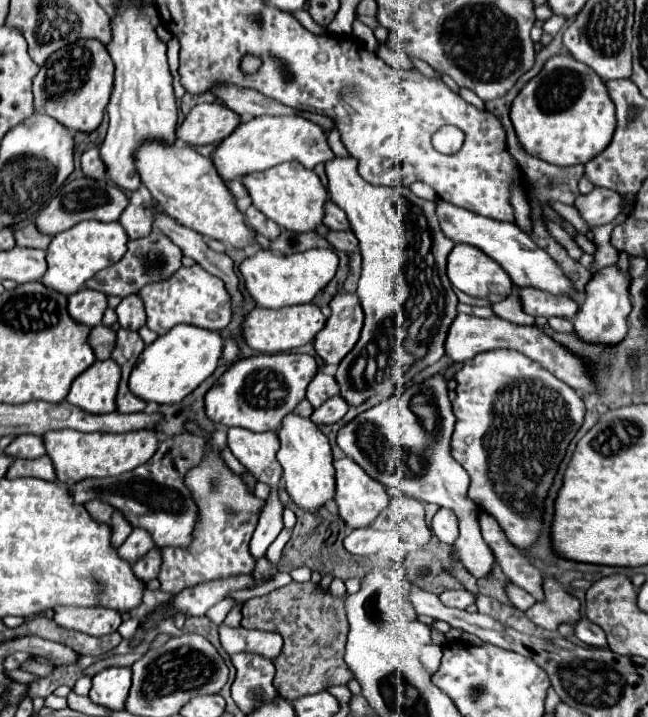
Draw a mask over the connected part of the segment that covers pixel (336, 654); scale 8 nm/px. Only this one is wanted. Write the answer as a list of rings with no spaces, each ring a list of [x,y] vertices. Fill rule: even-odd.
[[[289,583],[265,597],[253,597],[243,603],[241,627],[279,633],[283,637],[281,657],[273,659],[275,677],[273,685],[277,693],[293,701],[301,695],[325,691],[331,685],[345,685],[353,675],[343,663],[345,639],[347,639],[347,617],[343,609],[343,597],[335,597],[321,585]]]

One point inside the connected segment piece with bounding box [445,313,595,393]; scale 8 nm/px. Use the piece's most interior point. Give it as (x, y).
(468, 335)

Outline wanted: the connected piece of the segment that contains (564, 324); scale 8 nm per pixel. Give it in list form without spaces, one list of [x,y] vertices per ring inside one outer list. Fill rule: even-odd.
[[[551,317],[551,319],[547,319],[547,323],[553,331],[559,331],[559,333],[571,333],[573,331],[573,323],[567,319],[561,319],[561,317]]]

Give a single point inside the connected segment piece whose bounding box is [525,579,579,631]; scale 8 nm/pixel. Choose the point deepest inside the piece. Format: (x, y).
(560, 606)

